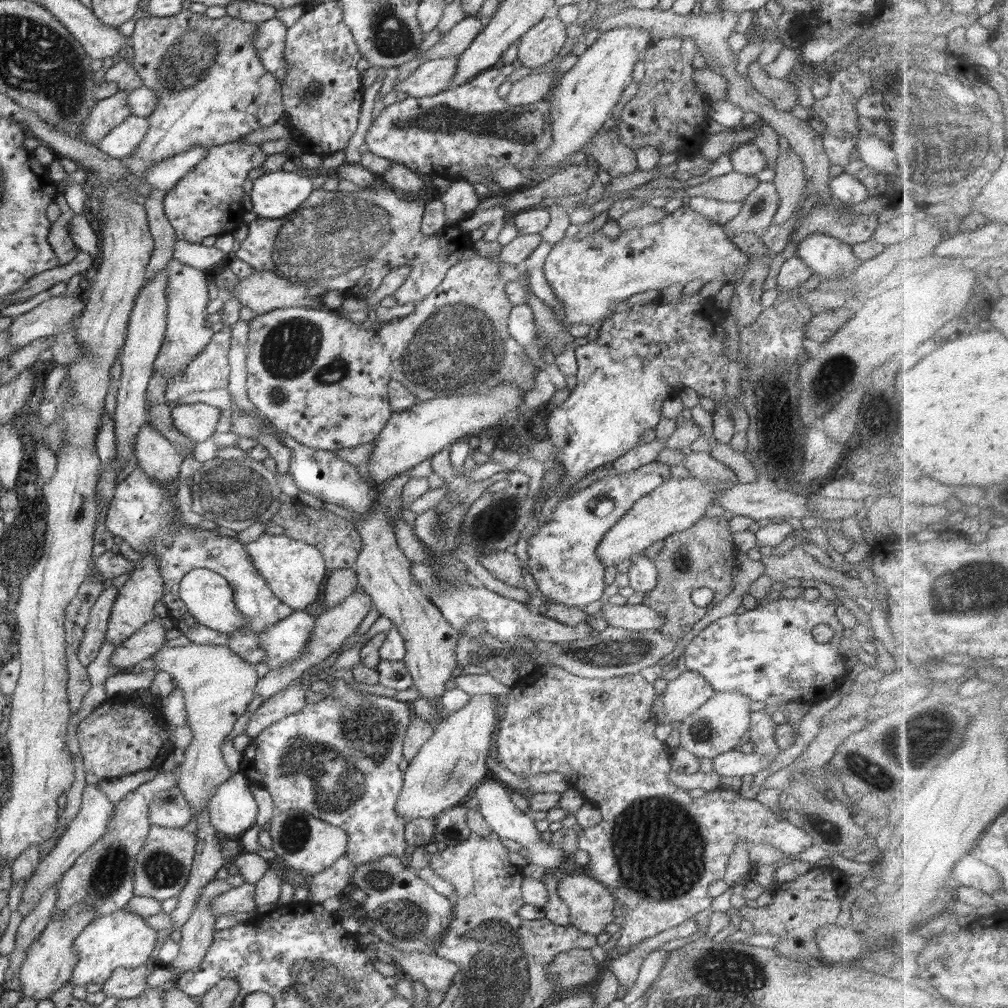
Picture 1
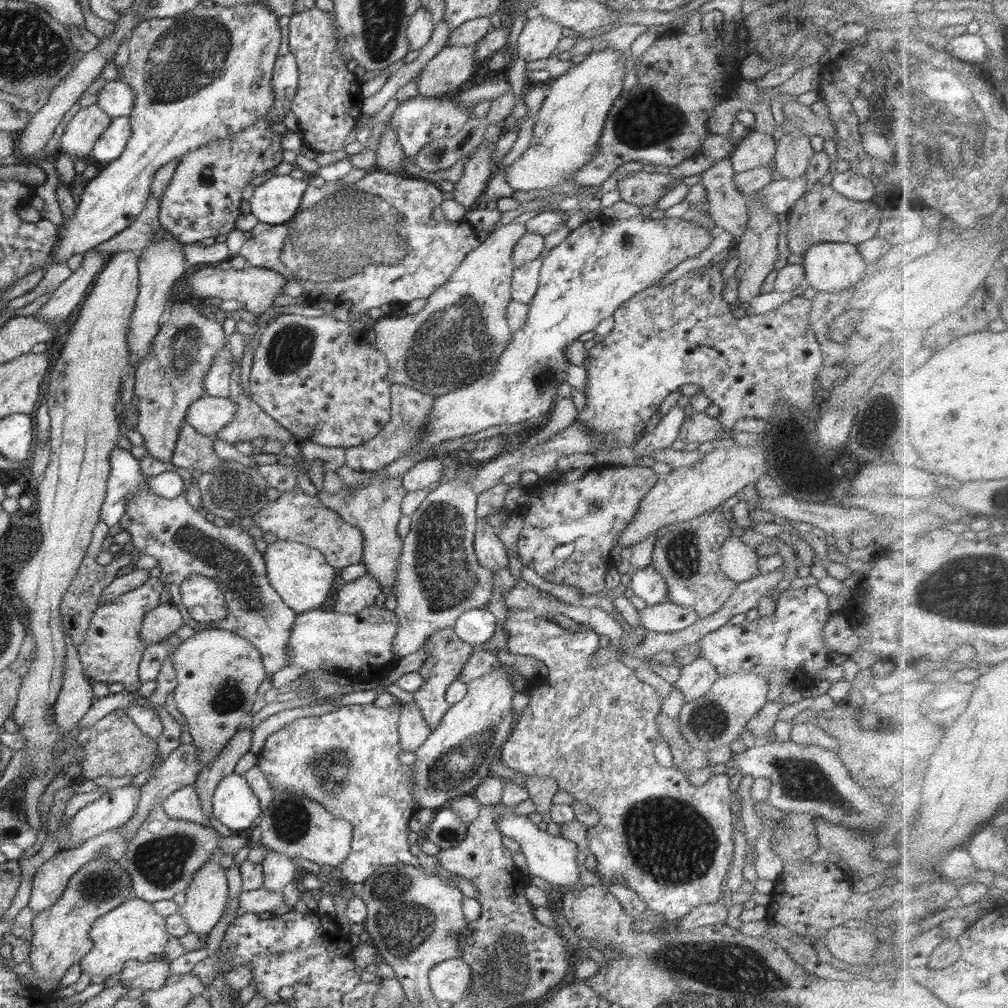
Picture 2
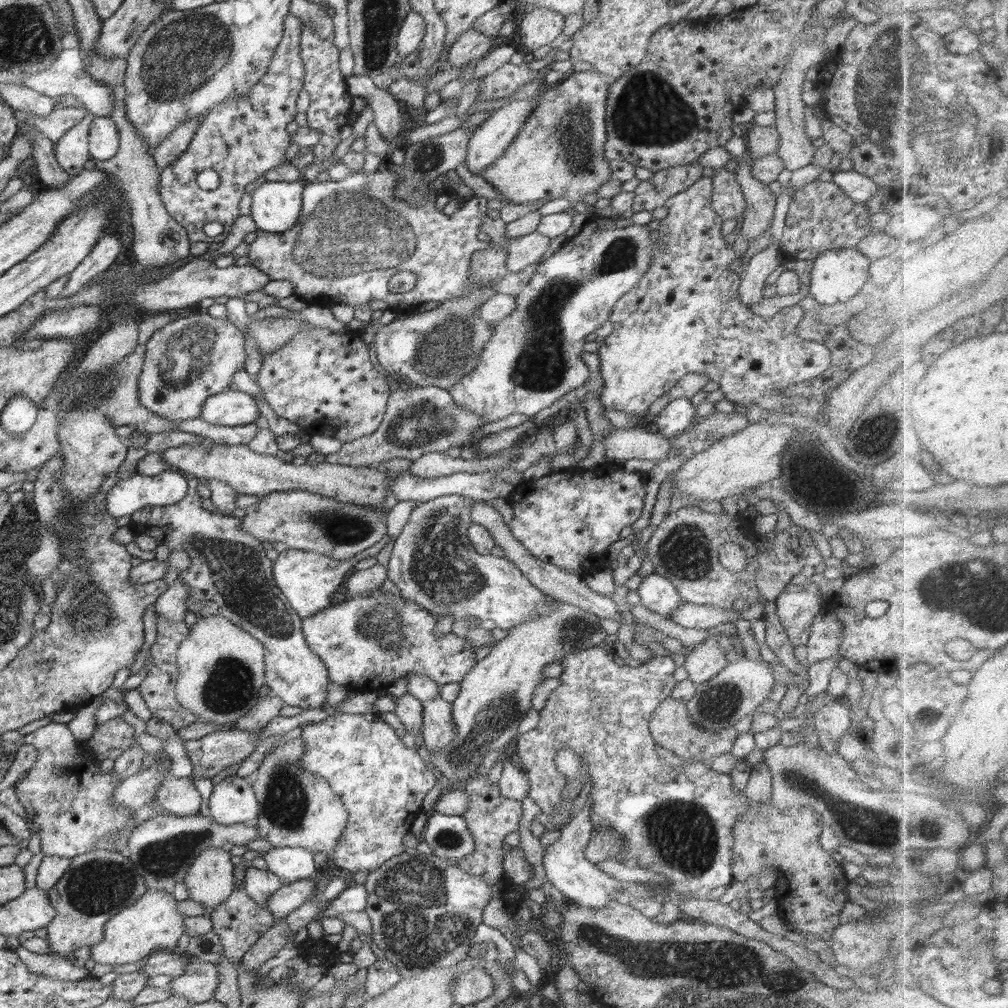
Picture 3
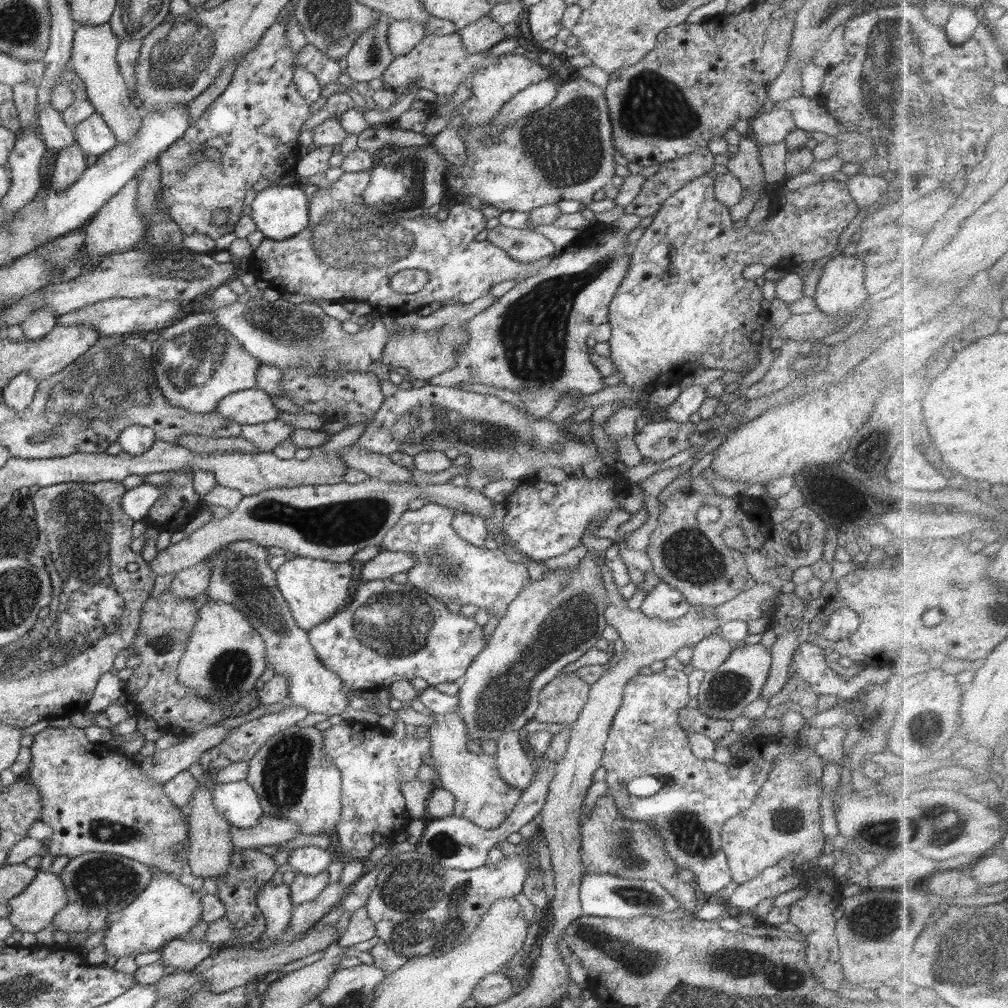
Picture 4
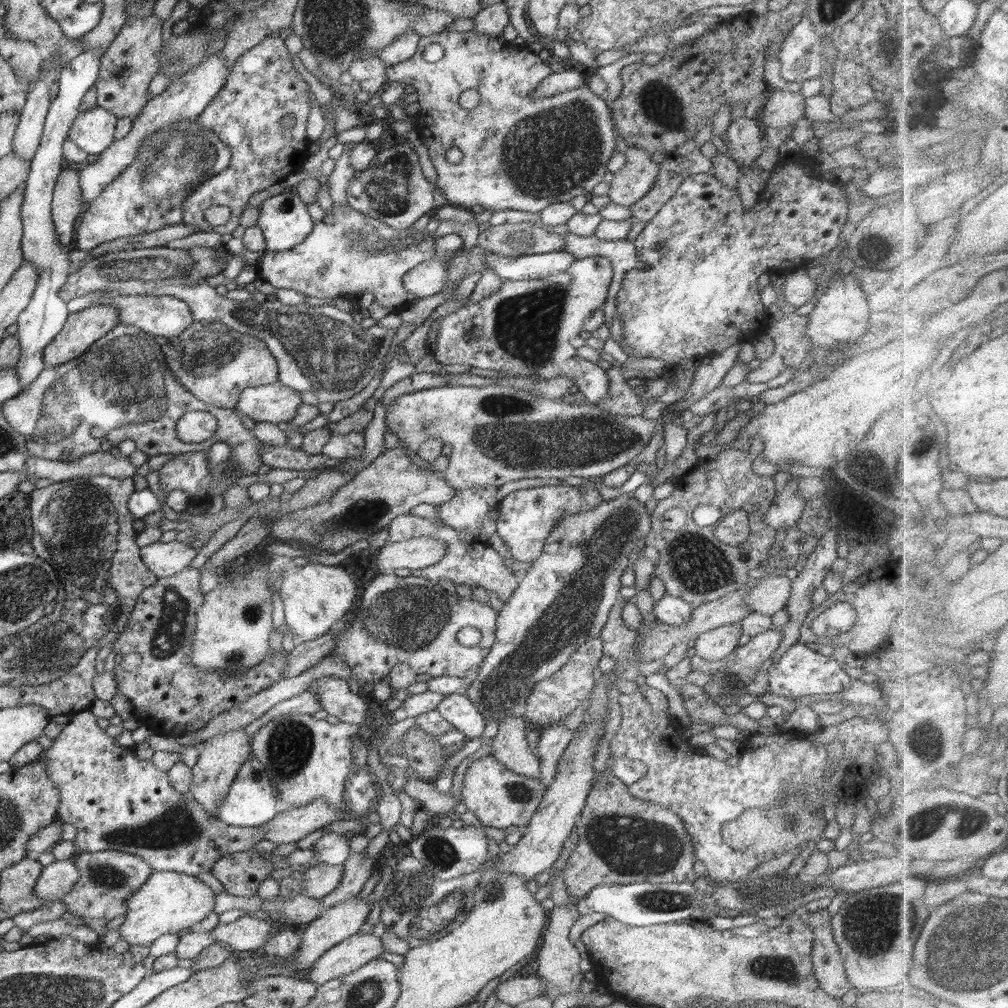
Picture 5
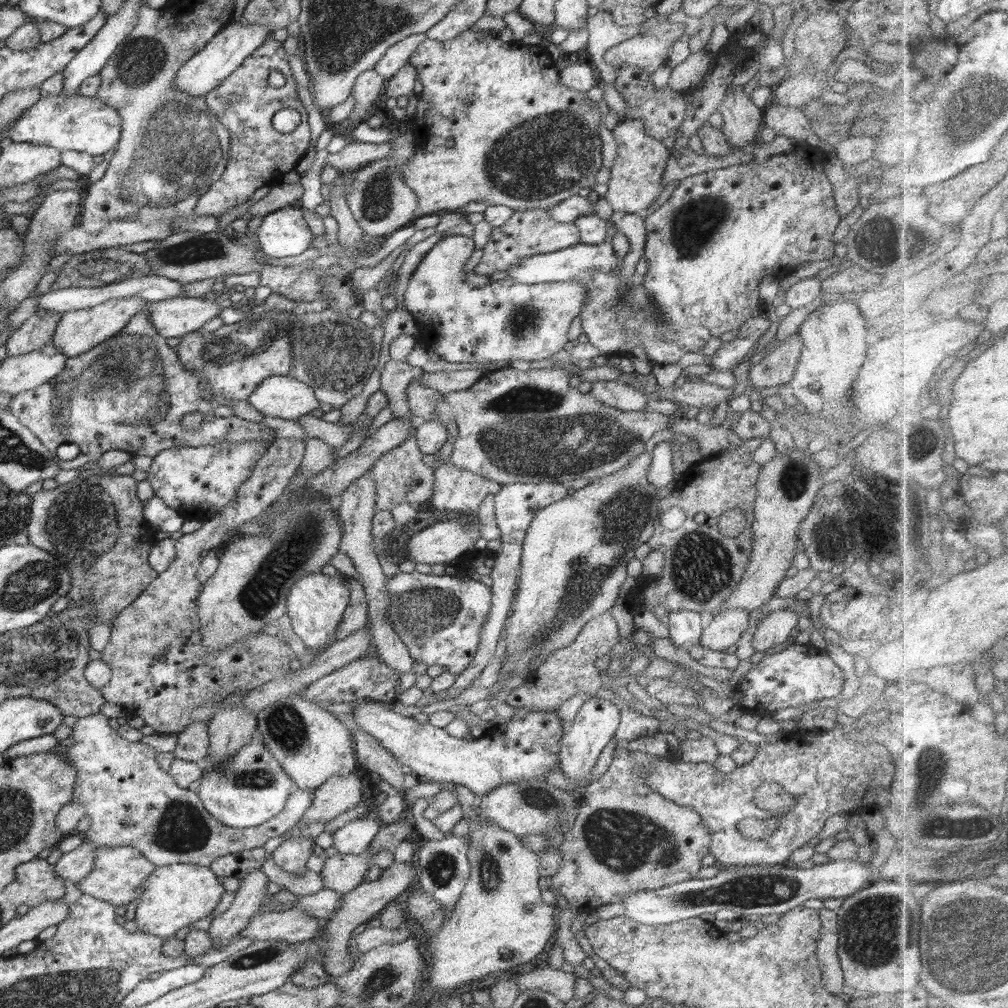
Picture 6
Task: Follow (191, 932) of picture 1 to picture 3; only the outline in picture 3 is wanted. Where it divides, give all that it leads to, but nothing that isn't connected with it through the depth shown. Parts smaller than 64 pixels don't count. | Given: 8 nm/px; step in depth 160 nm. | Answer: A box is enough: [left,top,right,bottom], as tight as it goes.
[183,847,235,916]

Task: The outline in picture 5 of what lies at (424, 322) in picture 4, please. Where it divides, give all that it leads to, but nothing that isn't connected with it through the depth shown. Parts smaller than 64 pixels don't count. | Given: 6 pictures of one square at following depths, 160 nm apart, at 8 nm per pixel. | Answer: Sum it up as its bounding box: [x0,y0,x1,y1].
[142,282,396,404]

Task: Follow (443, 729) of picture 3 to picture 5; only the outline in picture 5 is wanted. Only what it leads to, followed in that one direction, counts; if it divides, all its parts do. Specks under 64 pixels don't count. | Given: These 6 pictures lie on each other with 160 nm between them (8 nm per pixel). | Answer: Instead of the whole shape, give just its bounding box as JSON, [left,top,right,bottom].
[460,757,546,829]

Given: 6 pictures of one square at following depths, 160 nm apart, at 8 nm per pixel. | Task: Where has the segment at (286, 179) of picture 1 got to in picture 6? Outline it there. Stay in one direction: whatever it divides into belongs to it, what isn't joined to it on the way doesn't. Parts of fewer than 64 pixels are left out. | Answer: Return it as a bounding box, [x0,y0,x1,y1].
[257,204,316,258]

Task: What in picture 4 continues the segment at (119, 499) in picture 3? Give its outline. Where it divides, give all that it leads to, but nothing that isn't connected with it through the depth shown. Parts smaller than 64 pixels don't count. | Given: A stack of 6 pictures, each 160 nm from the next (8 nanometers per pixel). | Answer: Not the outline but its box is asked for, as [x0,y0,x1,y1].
[120,482,163,521]

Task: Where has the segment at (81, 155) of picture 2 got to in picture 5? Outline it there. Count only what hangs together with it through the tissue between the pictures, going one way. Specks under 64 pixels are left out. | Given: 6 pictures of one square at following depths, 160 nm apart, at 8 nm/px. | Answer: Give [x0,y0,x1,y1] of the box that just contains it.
[50,164,83,245]

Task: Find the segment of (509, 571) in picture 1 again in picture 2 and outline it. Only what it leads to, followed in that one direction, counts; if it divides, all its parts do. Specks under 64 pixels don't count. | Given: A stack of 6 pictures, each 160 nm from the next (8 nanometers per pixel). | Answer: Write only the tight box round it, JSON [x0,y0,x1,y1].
[473,519,509,573]

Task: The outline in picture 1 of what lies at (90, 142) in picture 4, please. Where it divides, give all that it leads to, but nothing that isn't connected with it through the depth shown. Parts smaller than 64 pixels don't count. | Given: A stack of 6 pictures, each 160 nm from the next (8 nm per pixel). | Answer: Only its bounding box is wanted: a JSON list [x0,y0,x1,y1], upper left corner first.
[93,115,148,164]

